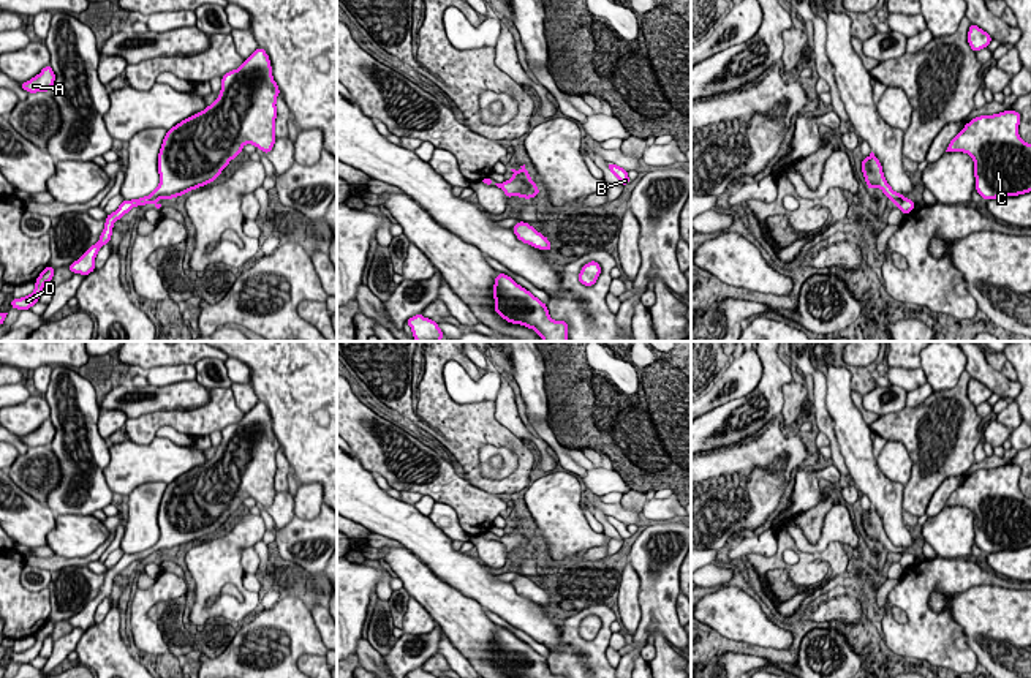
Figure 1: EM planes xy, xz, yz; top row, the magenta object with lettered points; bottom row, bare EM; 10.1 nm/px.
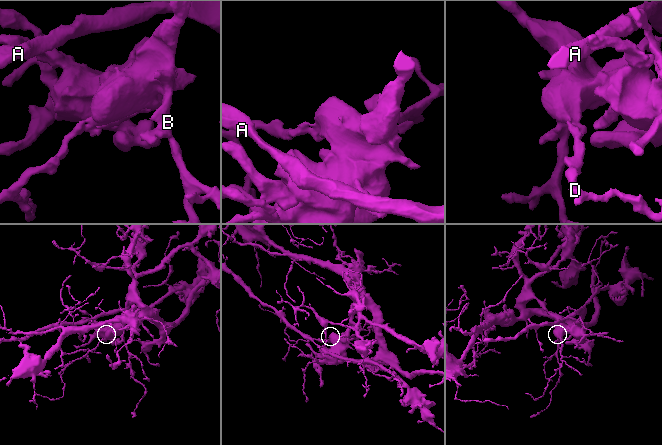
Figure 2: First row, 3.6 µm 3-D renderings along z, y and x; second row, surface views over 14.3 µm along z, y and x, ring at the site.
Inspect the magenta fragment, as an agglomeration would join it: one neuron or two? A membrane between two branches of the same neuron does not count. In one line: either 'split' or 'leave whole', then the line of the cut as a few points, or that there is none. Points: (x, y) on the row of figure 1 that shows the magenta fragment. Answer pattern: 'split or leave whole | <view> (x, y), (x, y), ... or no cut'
leave whole | no cut

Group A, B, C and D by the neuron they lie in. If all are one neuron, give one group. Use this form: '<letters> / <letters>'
A B C D

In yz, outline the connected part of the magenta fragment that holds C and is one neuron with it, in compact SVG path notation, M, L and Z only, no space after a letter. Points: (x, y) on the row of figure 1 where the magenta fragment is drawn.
M1012 109L979 115L947 145L946 152L963 152L972 158L974 190L985 201L1031 191L1031 144L1018 134L1020 119Z

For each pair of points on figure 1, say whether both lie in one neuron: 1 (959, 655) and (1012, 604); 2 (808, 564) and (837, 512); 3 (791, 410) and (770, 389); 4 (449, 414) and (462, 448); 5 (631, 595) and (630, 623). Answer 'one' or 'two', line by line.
1: two
2: two
3: two
4: one
5: one

